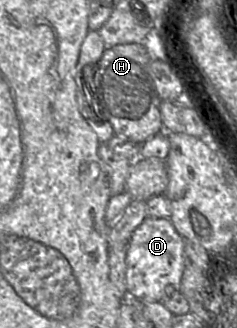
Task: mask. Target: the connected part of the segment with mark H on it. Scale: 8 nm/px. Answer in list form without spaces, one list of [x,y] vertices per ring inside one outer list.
[[[122,43],[107,46],[97,63],[83,68],[85,82],[91,85],[93,81],[93,95],[100,115],[110,122],[115,135],[136,143],[165,132],[160,114],[161,100],[148,73],[151,59],[142,43]]]

